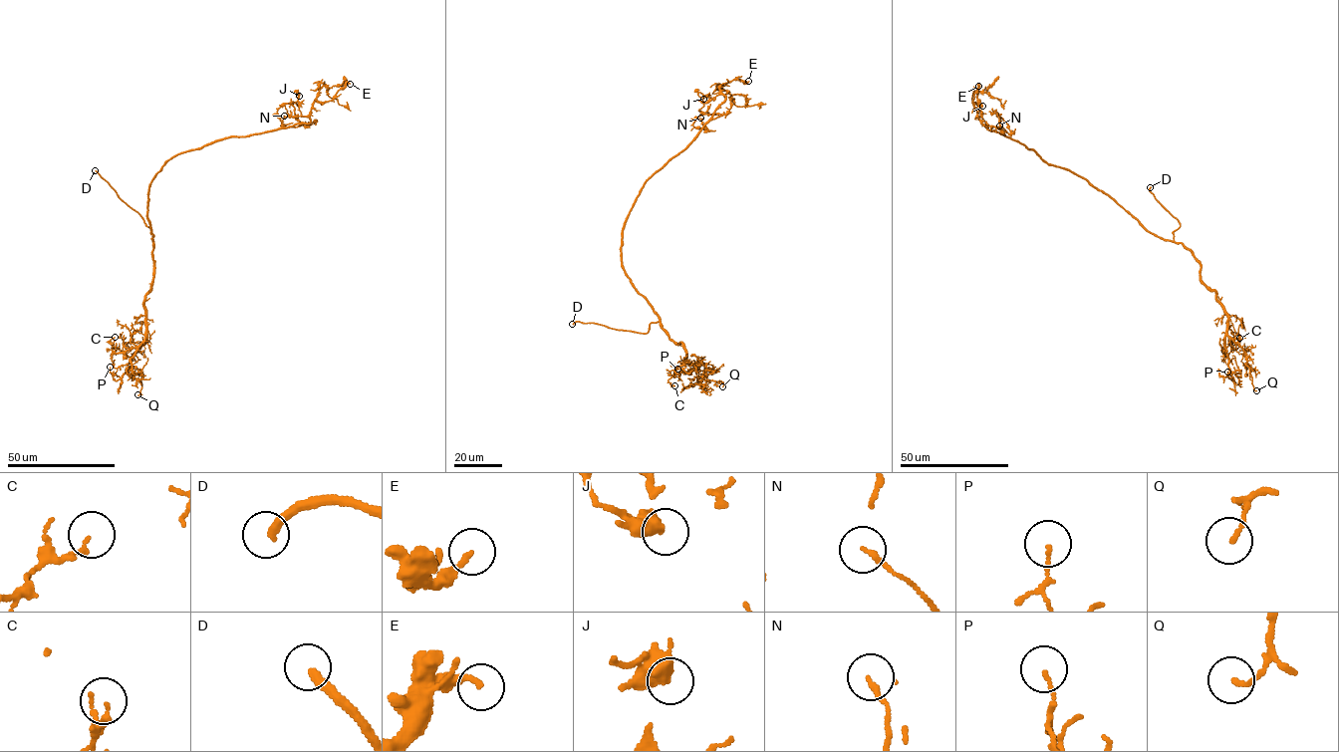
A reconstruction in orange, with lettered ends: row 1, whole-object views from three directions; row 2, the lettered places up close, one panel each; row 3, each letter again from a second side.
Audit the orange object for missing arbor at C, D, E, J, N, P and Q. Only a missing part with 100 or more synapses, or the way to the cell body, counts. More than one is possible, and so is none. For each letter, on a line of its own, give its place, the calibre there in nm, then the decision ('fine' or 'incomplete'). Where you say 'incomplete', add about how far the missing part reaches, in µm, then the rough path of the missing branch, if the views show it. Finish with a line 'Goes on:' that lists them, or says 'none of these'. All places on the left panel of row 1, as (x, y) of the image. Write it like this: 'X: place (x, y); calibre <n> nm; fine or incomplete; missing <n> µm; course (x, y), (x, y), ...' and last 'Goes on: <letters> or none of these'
C: place (115, 337); calibre 150 nm; fine
D: place (95, 170); calibre 280 nm; incomplete; missing 15 µm; course (95, 170), (86, 157), (83, 144)
E: place (350, 84); calibre 170 nm; fine
J: place (299, 96); calibre 400 nm; fine
N: place (284, 116); calibre 150 nm; fine
P: place (110, 367); calibre 100 nm; fine
Q: place (137, 394); calibre 150 nm; fine
Goes on: D

